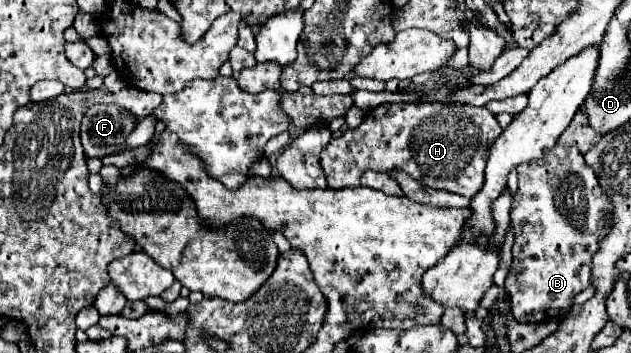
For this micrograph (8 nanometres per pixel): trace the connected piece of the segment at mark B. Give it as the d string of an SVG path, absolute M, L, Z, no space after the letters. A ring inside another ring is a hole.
M555 146L545 150L545 158L517 168L519 190L513 200L511 220L515 230L513 264L505 278L505 290L511 314L521 324L539 324L553 316L565 316L573 308L573 298L591 284L591 258L597 252L601 236L609 232L609 196L601 194L595 172L583 160L583 154L571 146Z

